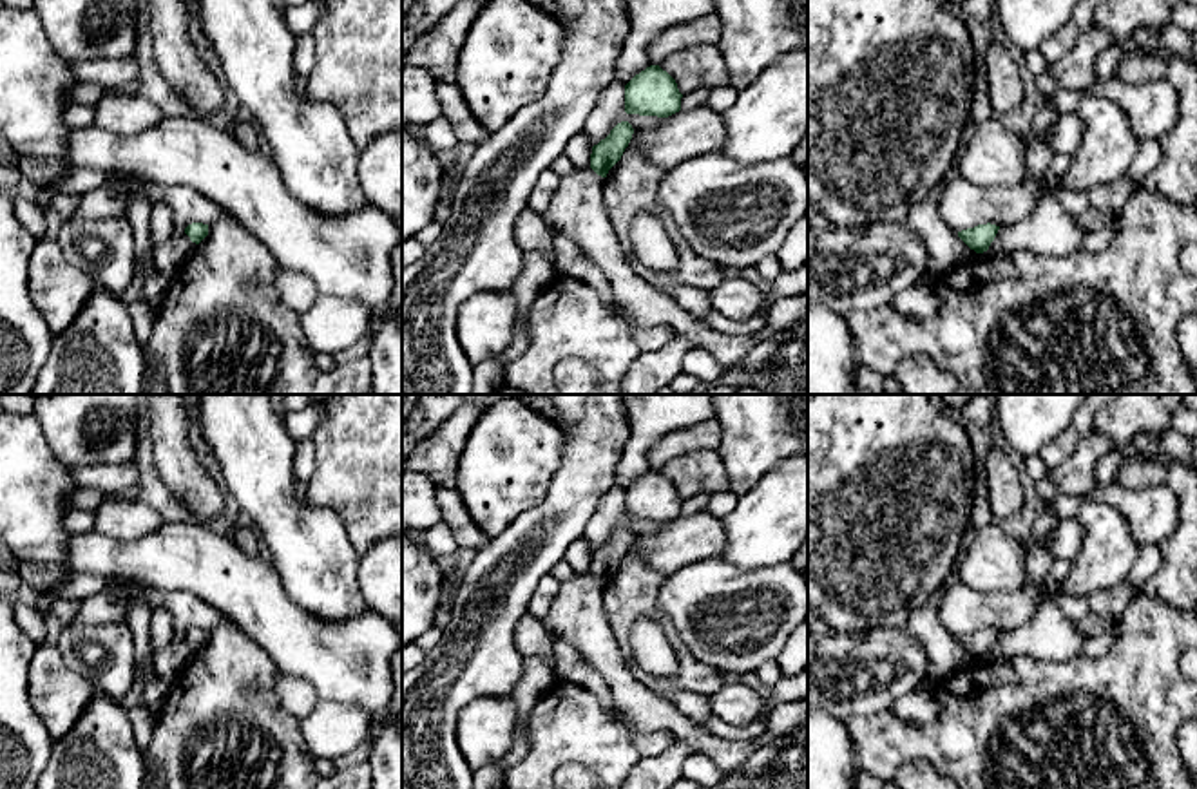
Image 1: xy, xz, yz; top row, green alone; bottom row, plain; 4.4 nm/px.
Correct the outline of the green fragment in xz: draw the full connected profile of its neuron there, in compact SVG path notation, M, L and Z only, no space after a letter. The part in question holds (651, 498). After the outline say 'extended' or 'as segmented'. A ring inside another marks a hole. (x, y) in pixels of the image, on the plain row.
M650 471L625 490L625 518L668 523L681 516L683 499L659 471Z | as segmented

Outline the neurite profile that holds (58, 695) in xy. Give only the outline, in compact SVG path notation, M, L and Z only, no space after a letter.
M54 641L36 648L29 664L29 702L53 740L71 731L94 693L89 679L65 666Z

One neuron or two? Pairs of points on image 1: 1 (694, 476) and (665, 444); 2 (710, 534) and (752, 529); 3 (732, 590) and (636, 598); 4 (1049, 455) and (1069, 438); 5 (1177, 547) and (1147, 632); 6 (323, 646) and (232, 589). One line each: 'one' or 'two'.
1: two
2: two
3: two
4: one
5: two
6: one

